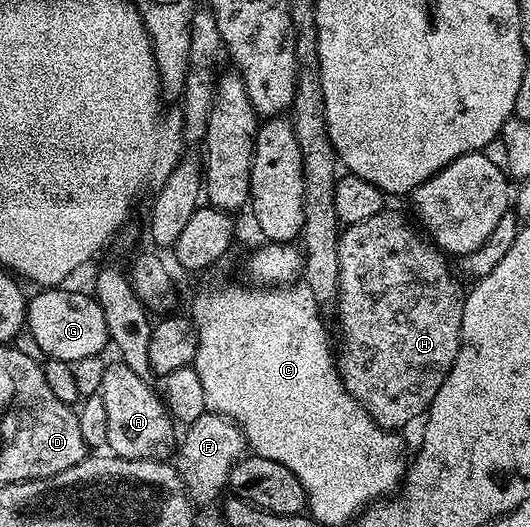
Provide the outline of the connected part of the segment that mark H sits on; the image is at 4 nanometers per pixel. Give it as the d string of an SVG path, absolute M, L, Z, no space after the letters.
M386 208L378 212L376 216L370 216L368 220L345 225L340 231L340 237L336 240L338 264L340 265L340 288L334 299L334 307L336 306L336 314L340 317L340 330L344 333L344 347L340 352L338 350L334 365L340 373L340 379L344 382L348 395L358 400L358 404L380 427L393 432L399 431L401 429L399 426L414 421L416 417L419 419L431 406L438 388L442 388L460 351L460 329L466 297L465 291L463 289L460 291L459 284L452 279L452 270L448 267L449 259L444 251L429 241L411 221L409 222L402 215L395 214L392 208Z

